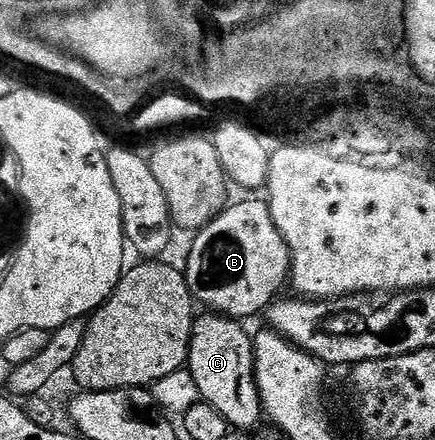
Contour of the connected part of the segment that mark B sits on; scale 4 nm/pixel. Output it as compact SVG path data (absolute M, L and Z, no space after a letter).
M263 199L229 203L224 211L217 214L205 228L199 229L193 236L196 237L193 238L192 249L188 252L188 268L183 269L183 274L188 279L193 301L197 305L205 304L208 307L205 309L213 313L241 322L247 321L247 316L256 316L260 311L261 315L281 295L280 287L289 283L292 259Z

